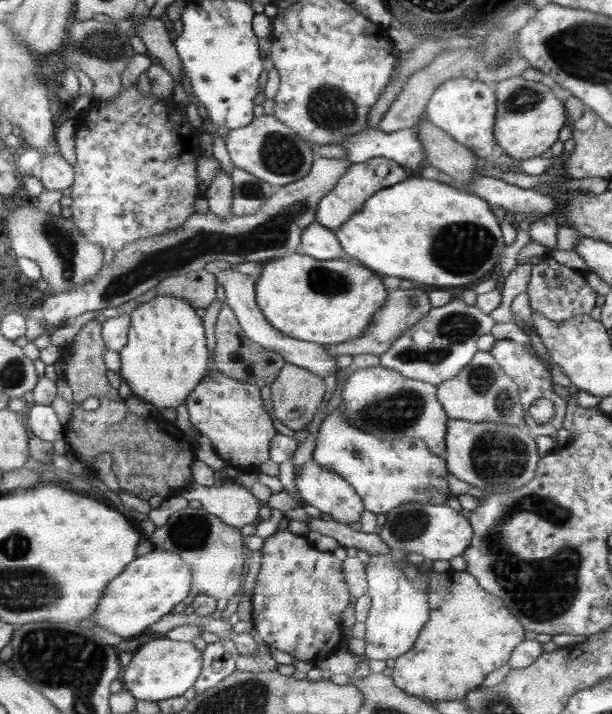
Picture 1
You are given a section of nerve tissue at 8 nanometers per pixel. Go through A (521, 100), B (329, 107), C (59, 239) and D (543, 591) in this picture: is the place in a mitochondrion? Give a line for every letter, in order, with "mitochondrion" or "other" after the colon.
A: mitochondrion
B: mitochondrion
C: mitochondrion
D: mitochondrion

